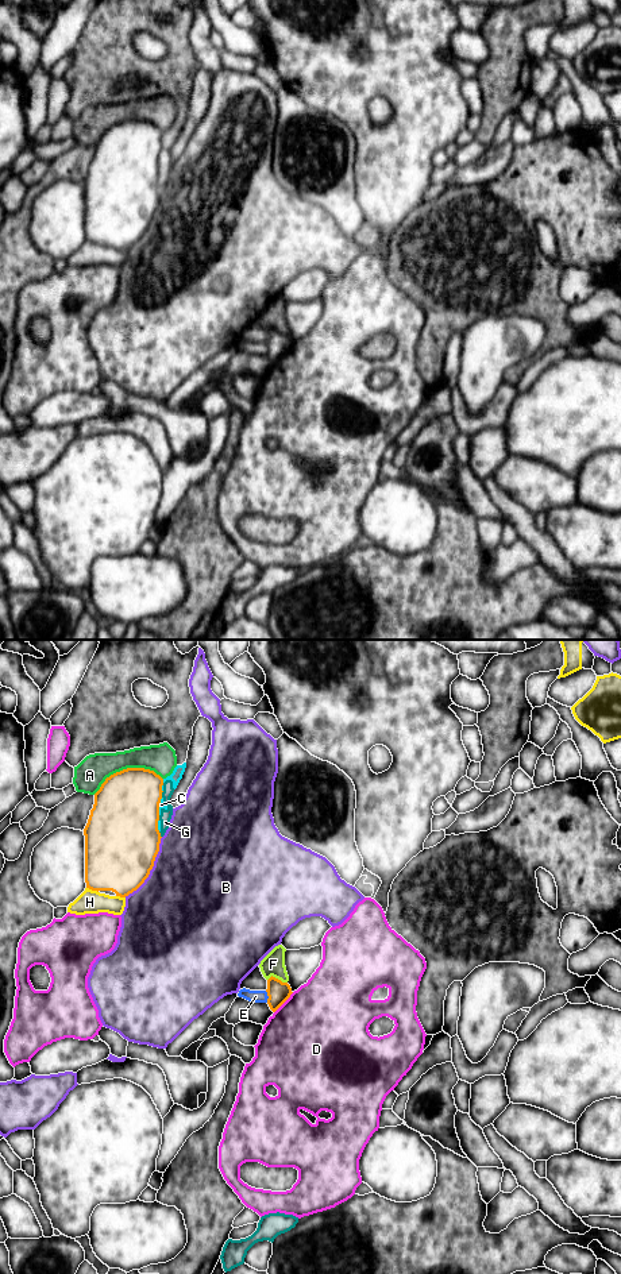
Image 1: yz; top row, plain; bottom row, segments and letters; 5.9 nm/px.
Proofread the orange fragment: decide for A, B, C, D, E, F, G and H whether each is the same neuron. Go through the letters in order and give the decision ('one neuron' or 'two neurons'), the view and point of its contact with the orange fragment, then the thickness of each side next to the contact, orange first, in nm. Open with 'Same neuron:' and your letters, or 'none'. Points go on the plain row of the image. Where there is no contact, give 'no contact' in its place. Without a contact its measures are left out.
Same neuron: none
A: two neurons; meets orange in yz at (127, 120); 400 nm thick on the orange side, 180 nm on the other
B: two neurons; meets orange in yz at (151, 220); 440 nm thick on the orange side, 500 nm on the other
C: two neurons; meets orange in yz at (158, 158); 420 nm thick on the orange side, 30 nm on the other
D: two neurons; meets orange in yz at (284, 354); 140 nm thick on the orange side, 500 nm on the other
E: two neurons; meets orange in yz at (267, 347); 140 nm thick on the orange side, 80 nm on the other
F: two neurons; meets orange in yz at (277, 331); 140 nm thick on the orange side, 140 nm on the other
G: two neurons; meets orange in yz at (161, 146); 400 nm thick on the orange side, 70 nm on the other
H: two neurons; meets orange in yz at (92, 242); 400 nm thick on the orange side, 140 nm on the other

